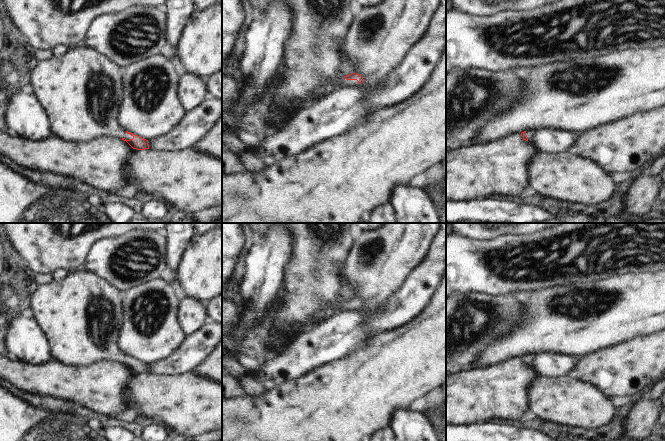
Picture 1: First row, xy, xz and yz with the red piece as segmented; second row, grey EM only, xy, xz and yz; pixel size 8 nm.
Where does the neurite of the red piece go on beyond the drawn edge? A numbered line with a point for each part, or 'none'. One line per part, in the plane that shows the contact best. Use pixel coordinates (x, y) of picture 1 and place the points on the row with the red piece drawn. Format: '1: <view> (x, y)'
1: xy (81, 91)

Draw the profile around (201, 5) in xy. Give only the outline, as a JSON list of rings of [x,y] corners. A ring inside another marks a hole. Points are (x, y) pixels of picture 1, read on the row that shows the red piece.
[[[195,0],[194,4],[197,7],[198,11],[203,11],[206,8],[217,3],[217,0]]]

